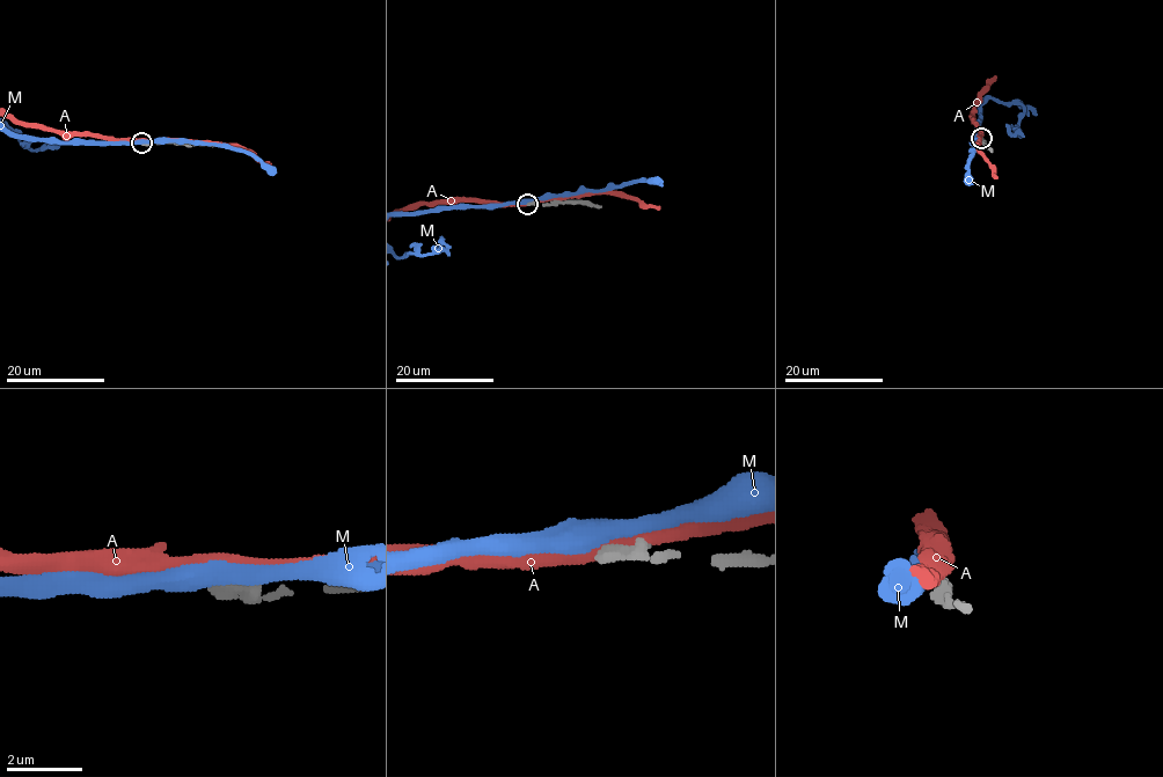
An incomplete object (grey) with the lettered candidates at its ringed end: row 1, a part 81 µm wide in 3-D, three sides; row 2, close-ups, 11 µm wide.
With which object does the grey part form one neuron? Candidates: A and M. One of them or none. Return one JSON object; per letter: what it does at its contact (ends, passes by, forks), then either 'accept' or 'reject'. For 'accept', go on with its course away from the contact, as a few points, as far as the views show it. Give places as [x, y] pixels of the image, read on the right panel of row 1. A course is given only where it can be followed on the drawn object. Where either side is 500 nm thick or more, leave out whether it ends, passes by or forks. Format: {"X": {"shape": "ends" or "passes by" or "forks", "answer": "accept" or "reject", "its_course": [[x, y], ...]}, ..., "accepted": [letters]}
{"A": {"shape": "passes by", "answer": "reject"}, "M": {"shape": "passes by", "answer": "reject"}, "accepted": []}

